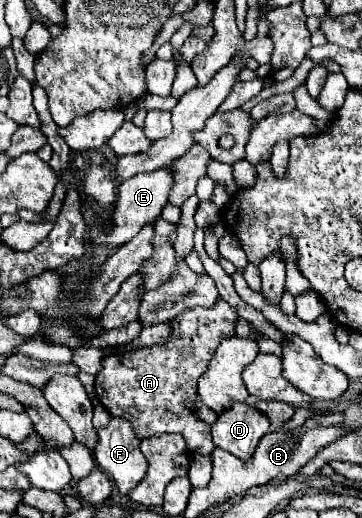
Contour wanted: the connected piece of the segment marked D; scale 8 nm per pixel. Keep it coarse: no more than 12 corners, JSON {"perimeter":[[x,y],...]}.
{"perimeter":[[246,403],[218,415],[214,445],[246,461],[270,431]]}

